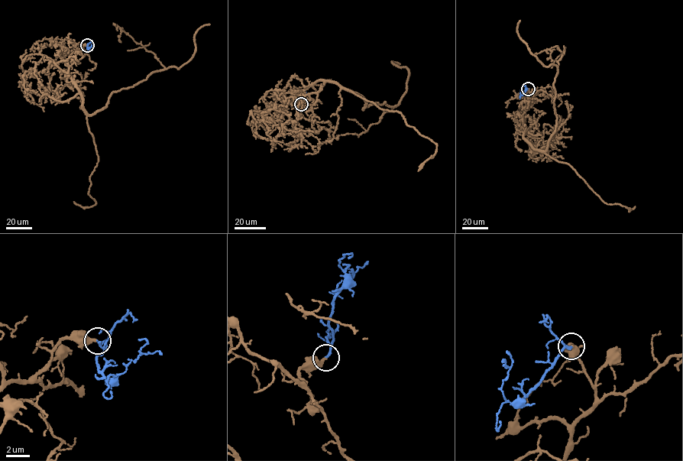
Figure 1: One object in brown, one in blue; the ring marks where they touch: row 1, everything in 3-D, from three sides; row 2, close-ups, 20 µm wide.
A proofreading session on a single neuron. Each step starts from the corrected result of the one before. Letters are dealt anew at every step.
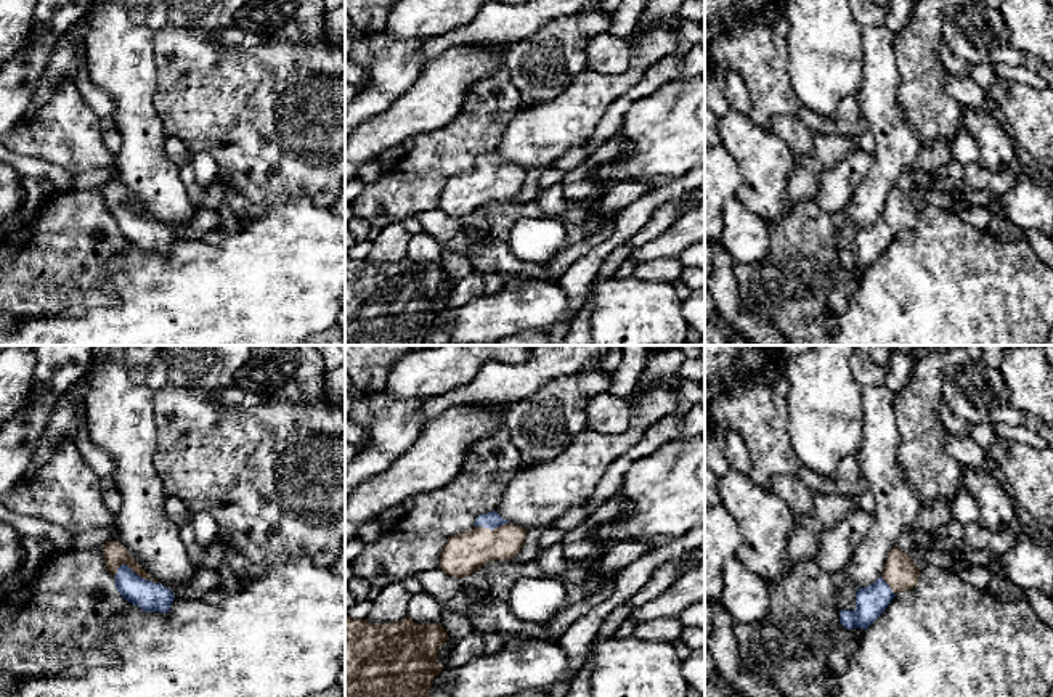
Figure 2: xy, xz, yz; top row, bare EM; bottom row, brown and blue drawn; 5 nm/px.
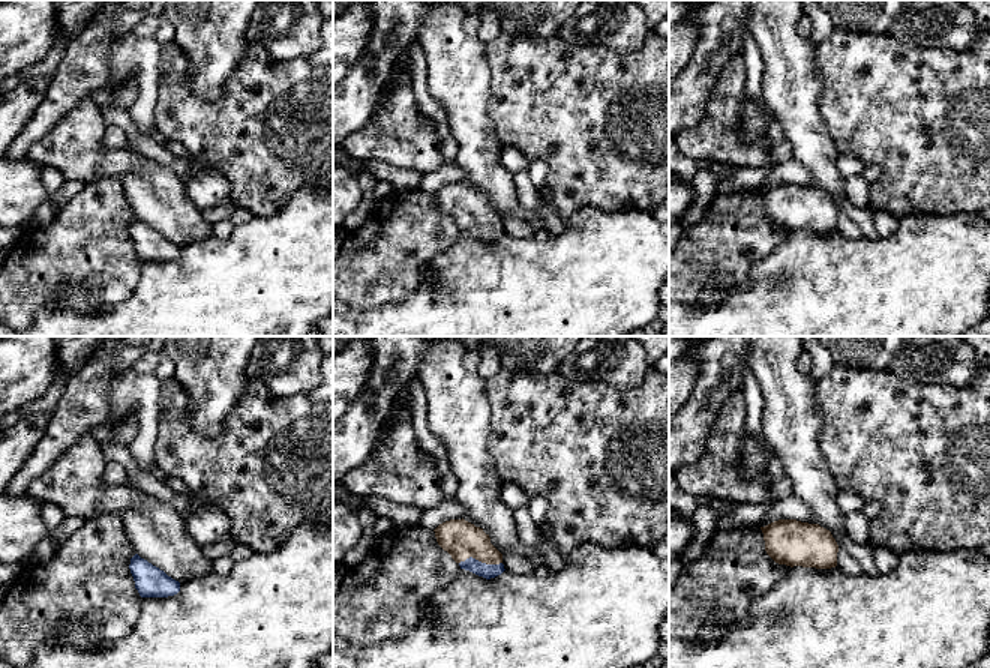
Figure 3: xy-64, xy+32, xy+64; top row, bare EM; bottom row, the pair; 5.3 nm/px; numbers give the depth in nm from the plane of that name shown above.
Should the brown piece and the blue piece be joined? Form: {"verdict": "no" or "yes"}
{"verdict": "yes"}

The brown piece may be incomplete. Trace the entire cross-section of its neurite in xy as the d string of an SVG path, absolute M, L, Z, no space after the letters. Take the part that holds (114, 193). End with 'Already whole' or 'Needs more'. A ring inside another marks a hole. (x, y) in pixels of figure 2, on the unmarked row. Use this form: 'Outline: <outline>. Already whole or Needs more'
Outline: M106 183L103 186L103 196L108 210L116 218L116 228L125 241L144 252L165 254L170 251L175 239L173 233L157 220L151 220L122 183Z. Needs more

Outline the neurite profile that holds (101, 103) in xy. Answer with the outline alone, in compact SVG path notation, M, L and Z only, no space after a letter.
M83 66L79 67L72 84L79 90L82 100L103 122L114 117L116 103L112 96L91 82L88 71Z

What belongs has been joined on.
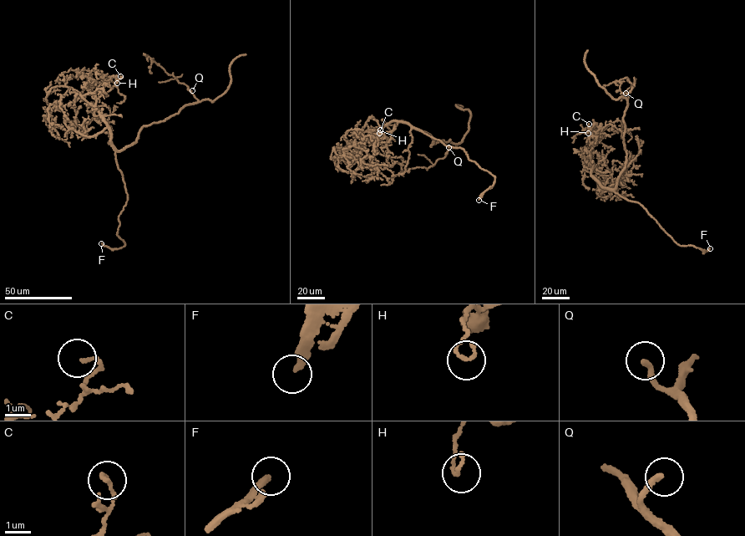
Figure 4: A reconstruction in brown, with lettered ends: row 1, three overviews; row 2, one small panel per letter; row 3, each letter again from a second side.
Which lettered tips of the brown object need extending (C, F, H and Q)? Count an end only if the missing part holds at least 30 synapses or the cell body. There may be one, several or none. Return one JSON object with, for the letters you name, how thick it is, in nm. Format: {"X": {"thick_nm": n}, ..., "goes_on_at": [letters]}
{"F": {"thick_nm": 280}, "Q": {"thick_nm": 220}, "goes_on_at": ["F", "Q"]}

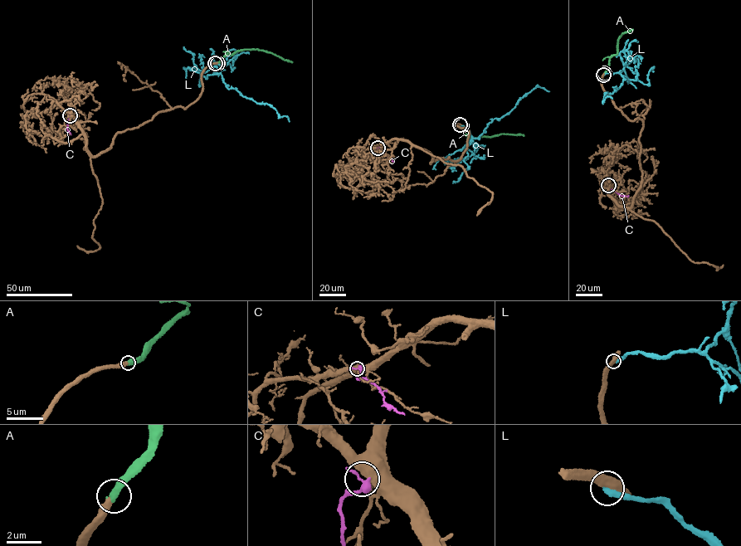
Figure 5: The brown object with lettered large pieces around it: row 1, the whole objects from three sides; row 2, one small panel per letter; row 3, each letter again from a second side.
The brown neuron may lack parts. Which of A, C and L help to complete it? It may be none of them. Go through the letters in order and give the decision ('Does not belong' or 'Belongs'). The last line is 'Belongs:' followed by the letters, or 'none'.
A: Belongs
C: Does not belong
L: Does not belong
Belongs: A

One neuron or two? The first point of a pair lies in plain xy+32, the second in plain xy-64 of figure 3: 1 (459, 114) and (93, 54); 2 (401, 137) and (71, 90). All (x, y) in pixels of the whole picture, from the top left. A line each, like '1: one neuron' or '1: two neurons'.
1: two neurons
2: two neurons

